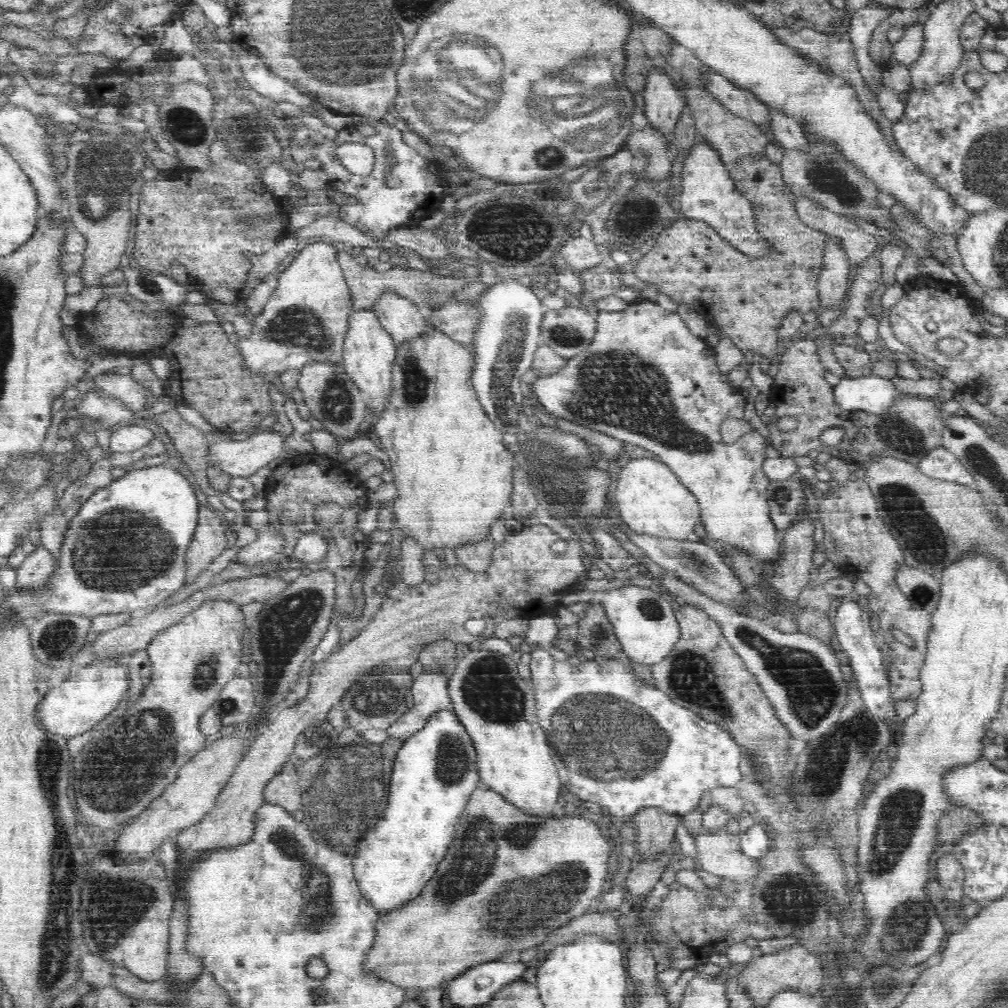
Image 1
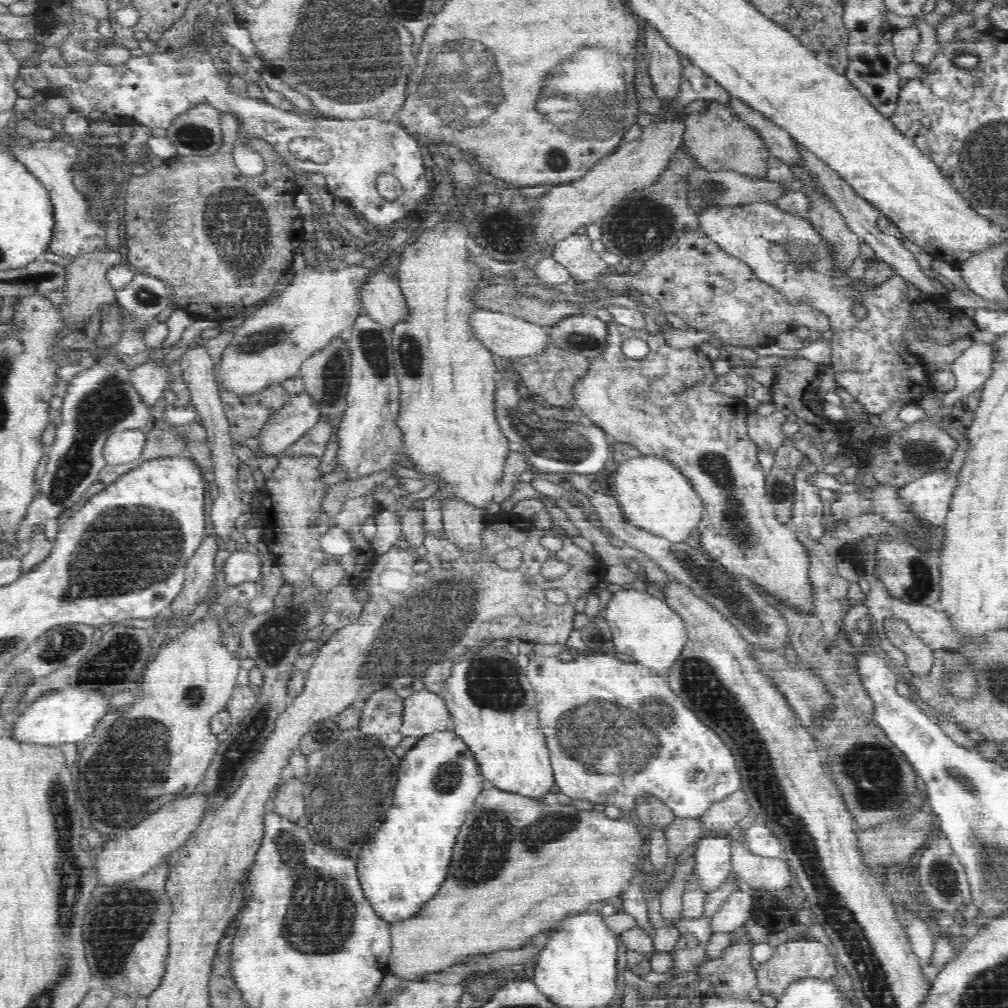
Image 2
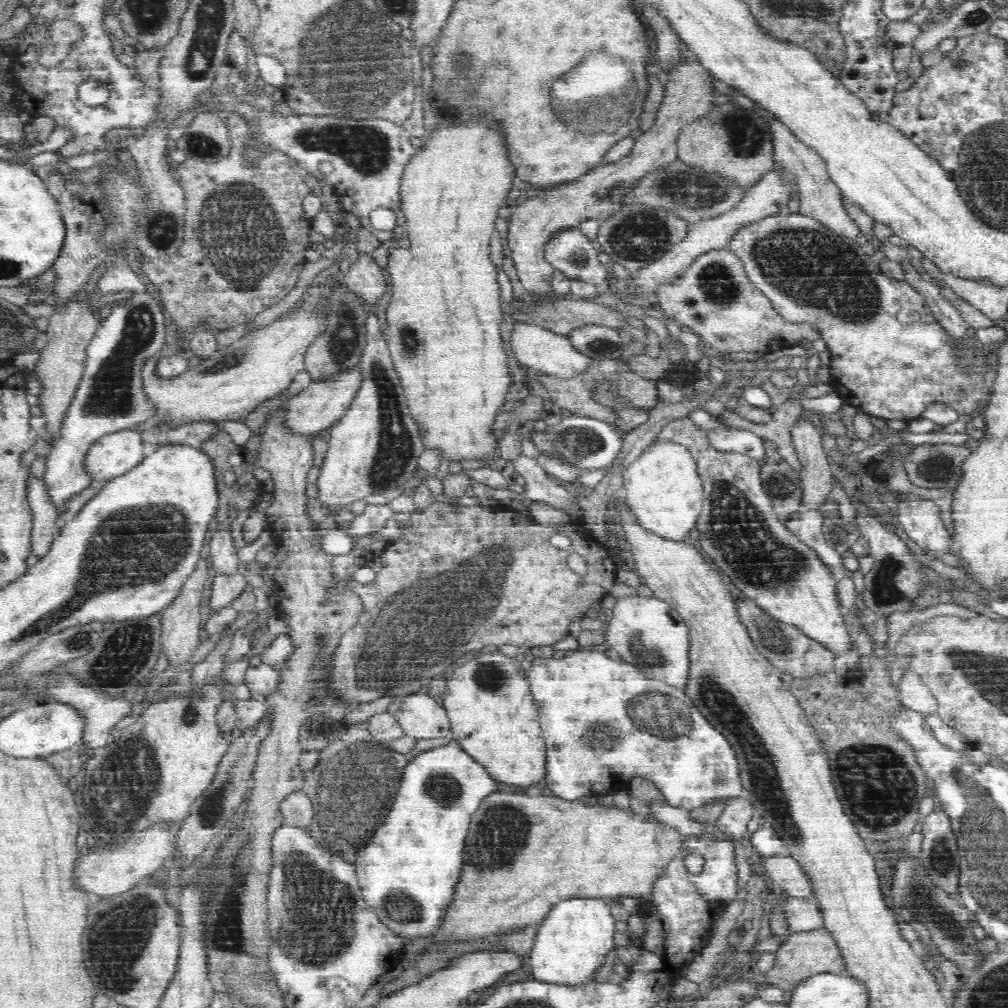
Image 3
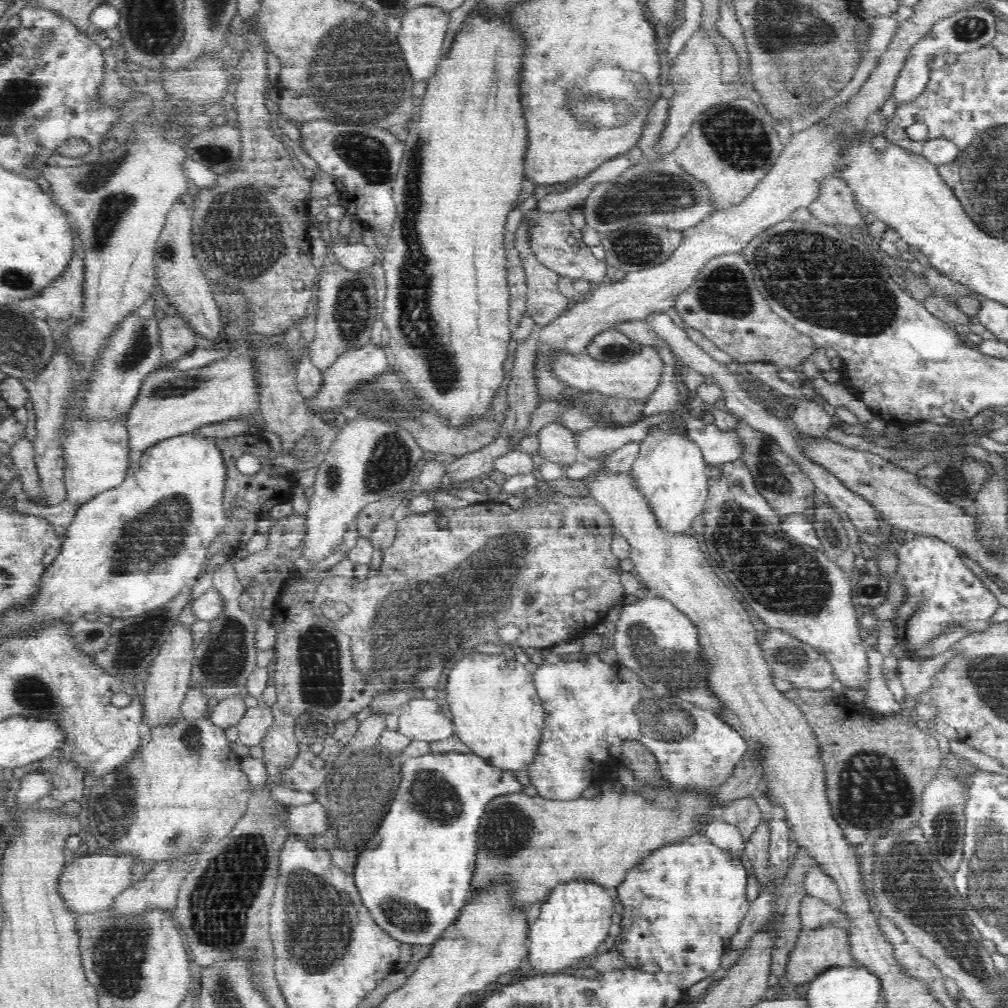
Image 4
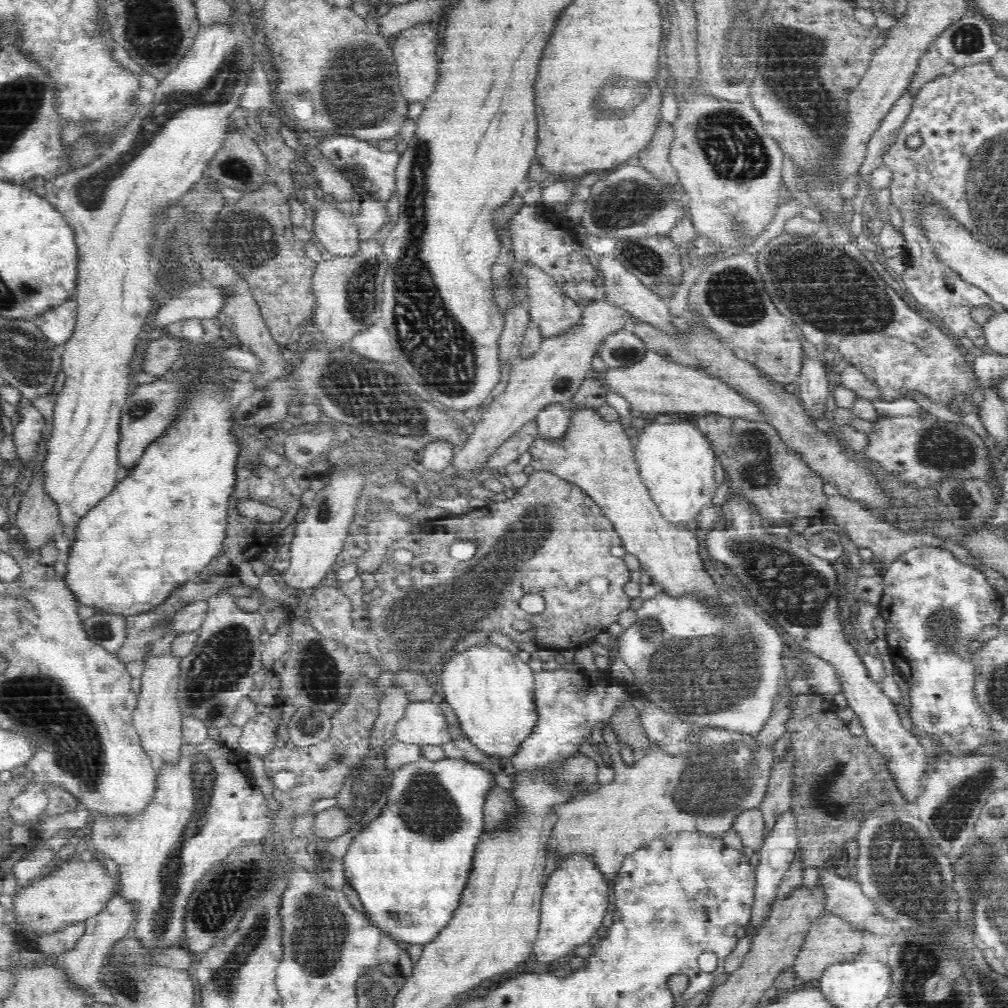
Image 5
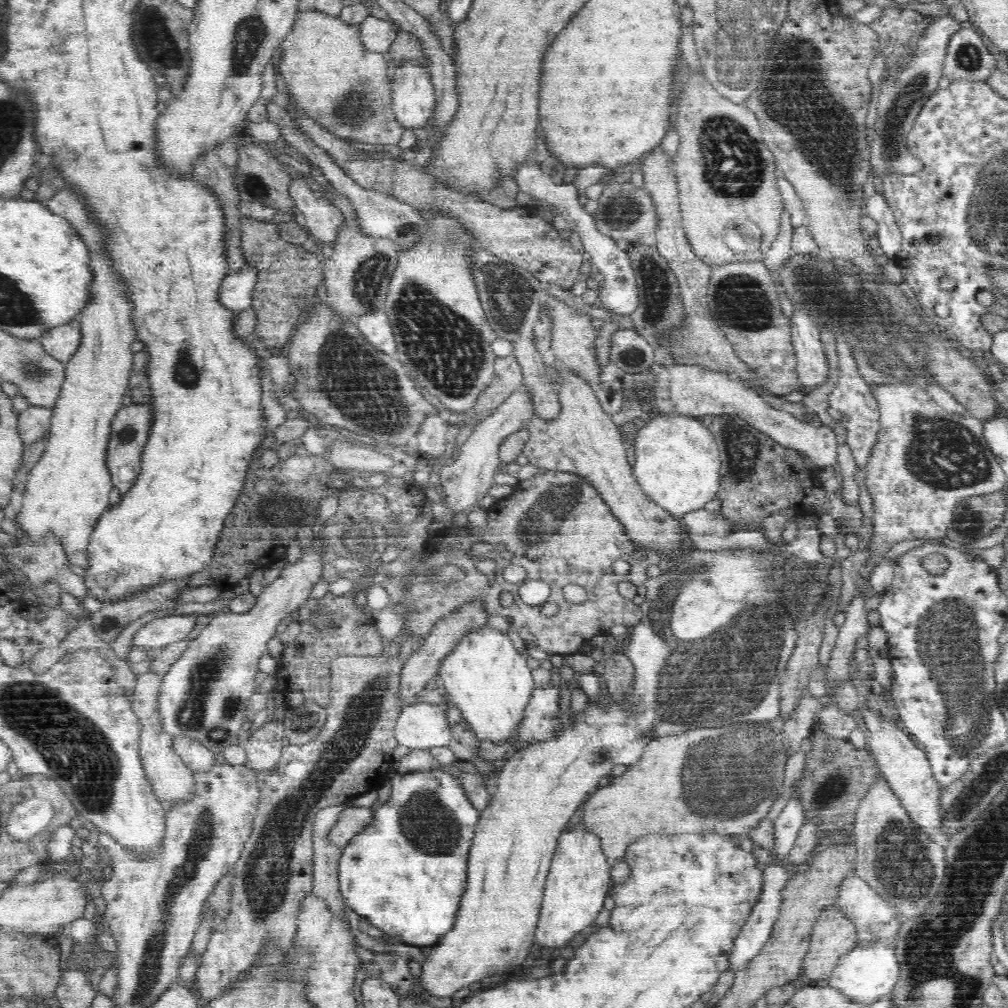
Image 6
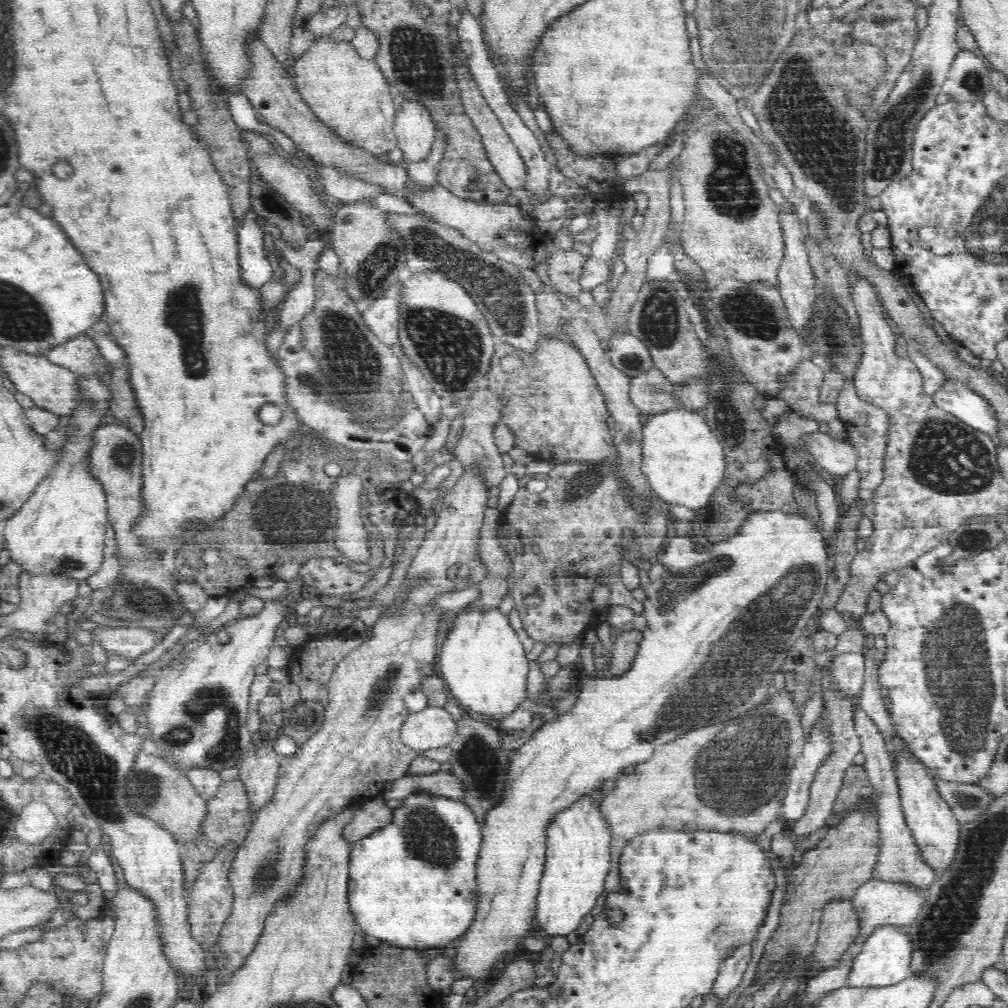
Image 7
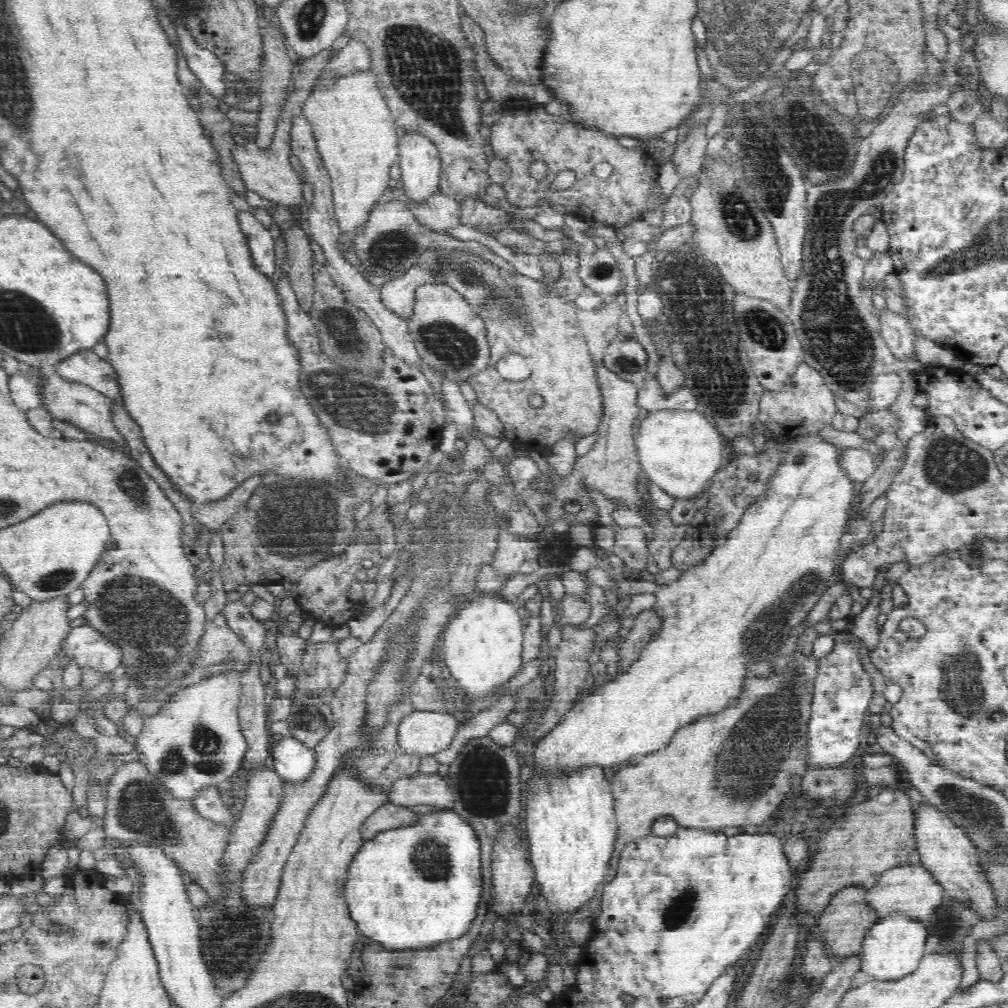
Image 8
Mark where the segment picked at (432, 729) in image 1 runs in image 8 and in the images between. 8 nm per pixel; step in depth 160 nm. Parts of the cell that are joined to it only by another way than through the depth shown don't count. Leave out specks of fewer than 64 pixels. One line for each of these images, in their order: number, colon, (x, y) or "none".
2: (439, 780)
3: (407, 873)
4: (413, 876)
5: (410, 866)
6: (405, 873)
7: (412, 884)
8: (413, 887)

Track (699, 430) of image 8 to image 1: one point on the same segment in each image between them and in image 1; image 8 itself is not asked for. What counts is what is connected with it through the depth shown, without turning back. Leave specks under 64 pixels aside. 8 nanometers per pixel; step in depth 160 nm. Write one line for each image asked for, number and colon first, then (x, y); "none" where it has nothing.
1: (651, 500)
2: (654, 495)
3: (664, 492)
4: (670, 471)
5: (676, 462)
6: (677, 464)
7: (683, 461)

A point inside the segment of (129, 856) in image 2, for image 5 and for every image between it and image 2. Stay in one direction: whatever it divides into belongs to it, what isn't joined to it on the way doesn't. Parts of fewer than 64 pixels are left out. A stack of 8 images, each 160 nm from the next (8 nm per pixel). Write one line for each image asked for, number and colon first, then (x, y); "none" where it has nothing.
3: (108, 873)
4: (90, 884)
5: (71, 893)

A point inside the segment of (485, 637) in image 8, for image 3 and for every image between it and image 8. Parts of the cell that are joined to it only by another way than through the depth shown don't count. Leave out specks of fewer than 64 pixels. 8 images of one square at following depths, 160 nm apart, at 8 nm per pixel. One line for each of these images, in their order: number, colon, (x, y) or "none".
3: (493, 715)
4: (494, 705)
5: (491, 690)
6: (486, 678)
7: (482, 661)

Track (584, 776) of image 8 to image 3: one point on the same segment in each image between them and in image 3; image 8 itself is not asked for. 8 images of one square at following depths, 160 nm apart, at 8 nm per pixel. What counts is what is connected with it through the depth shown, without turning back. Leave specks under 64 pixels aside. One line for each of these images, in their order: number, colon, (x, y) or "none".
3: (570, 944)
4: (571, 924)
5: (575, 898)
6: (578, 881)
7: (578, 855)

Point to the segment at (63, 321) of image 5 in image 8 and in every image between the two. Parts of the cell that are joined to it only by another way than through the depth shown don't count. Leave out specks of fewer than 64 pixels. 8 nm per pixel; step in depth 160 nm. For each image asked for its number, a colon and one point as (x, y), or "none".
6: (61, 341)
7: (78, 355)
8: (84, 367)

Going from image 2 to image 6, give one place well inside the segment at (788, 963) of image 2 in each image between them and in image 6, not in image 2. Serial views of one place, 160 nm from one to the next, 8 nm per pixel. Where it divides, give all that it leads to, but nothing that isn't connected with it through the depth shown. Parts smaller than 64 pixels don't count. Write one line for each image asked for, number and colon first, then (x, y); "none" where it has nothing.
3: (804, 954)
4: (816, 950)
5: (830, 940)
6: (834, 934)

